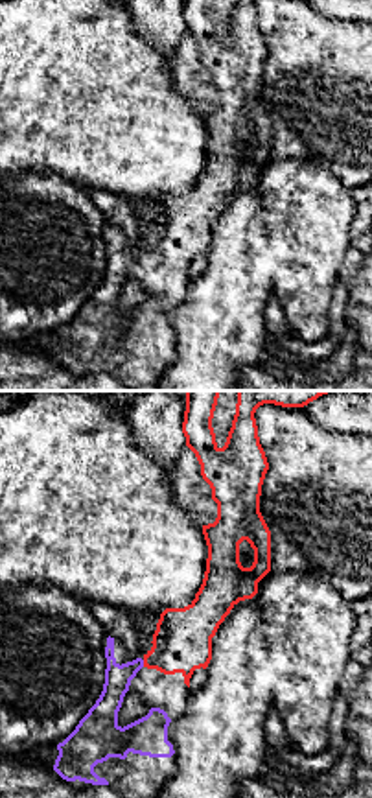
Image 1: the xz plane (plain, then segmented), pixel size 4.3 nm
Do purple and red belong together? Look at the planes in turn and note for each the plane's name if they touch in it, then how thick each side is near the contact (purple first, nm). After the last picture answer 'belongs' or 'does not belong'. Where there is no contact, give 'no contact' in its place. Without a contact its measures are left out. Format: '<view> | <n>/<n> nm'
xz | 110/260 nm

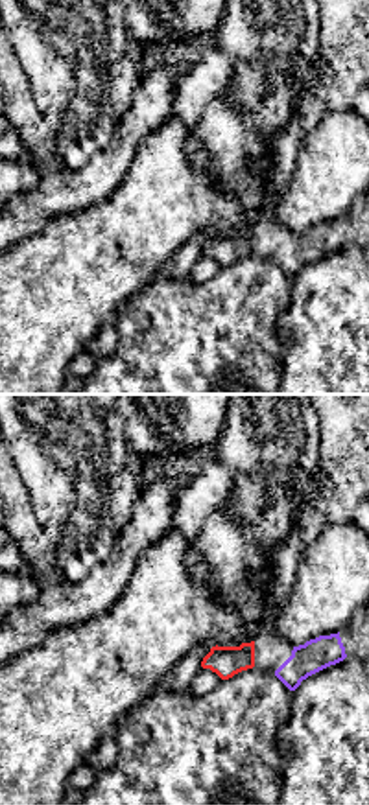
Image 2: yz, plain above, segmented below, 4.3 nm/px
no contact

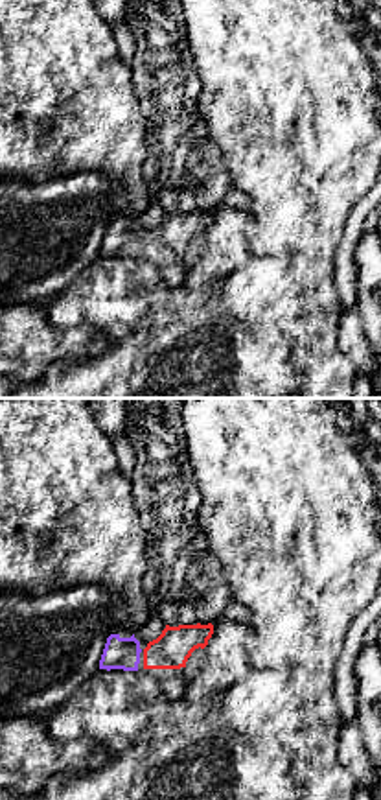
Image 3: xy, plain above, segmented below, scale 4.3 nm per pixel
no contact

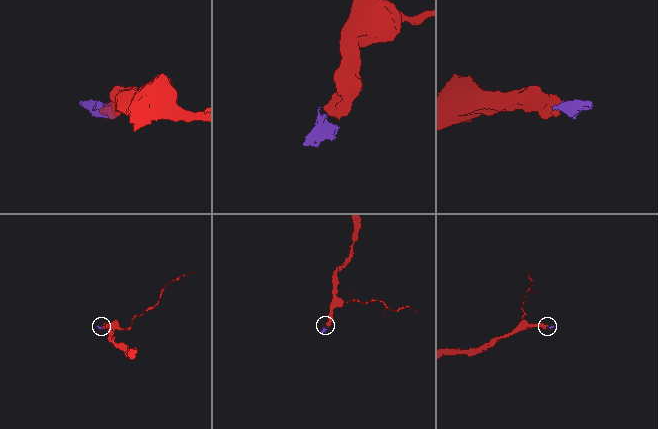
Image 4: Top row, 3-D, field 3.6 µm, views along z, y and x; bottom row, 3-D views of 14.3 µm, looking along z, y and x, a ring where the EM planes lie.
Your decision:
belongs

